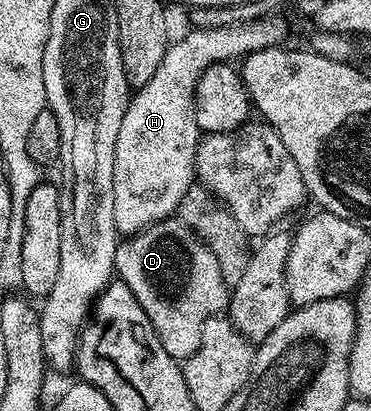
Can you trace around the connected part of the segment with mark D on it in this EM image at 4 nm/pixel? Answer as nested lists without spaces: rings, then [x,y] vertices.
[[[167,218],[150,224],[147,228],[143,228],[141,232],[135,232],[127,235],[121,241],[116,250],[116,258],[114,259],[114,270],[117,279],[122,280],[134,294],[136,300],[140,302],[140,306],[144,306],[144,314],[148,314],[148,318],[152,322],[152,326],[156,330],[156,334],[160,338],[160,342],[164,346],[164,350],[168,350],[168,354],[172,354],[172,358],[179,362],[184,362],[192,354],[196,354],[200,350],[200,338],[204,330],[204,322],[208,322],[208,318],[225,313],[228,308],[228,285],[226,279],[222,276],[220,270],[220,262],[216,260],[216,254],[212,254],[212,250],[206,245],[195,232],[185,224],[183,220],[177,218]]]

